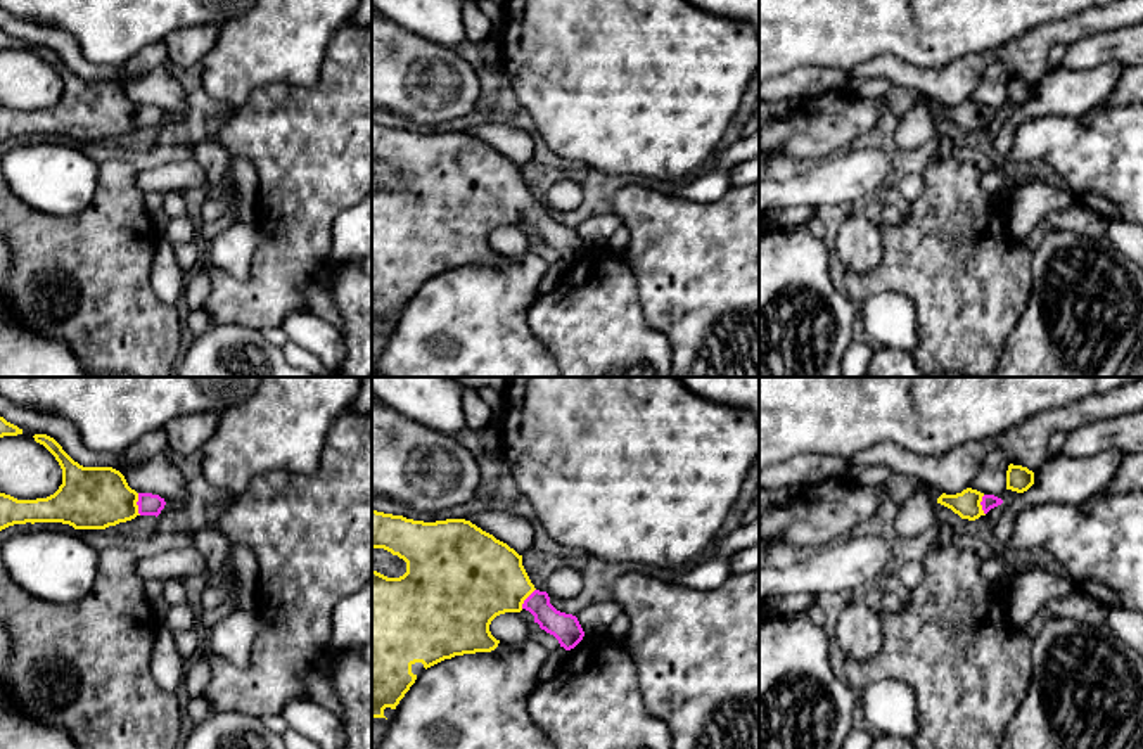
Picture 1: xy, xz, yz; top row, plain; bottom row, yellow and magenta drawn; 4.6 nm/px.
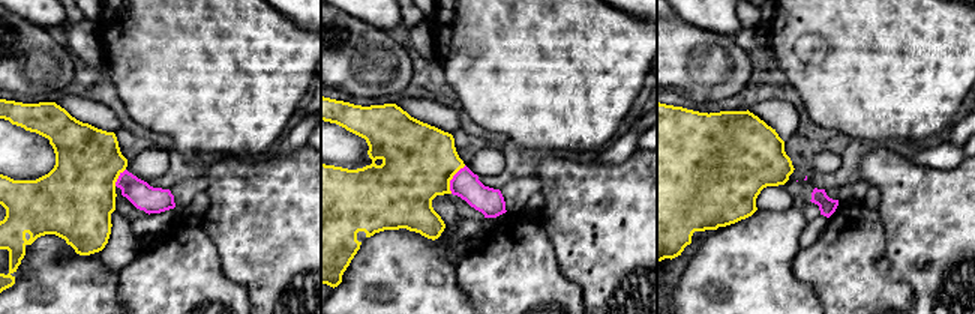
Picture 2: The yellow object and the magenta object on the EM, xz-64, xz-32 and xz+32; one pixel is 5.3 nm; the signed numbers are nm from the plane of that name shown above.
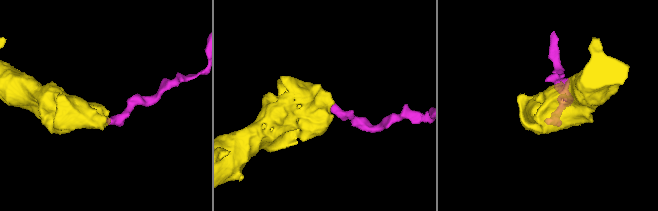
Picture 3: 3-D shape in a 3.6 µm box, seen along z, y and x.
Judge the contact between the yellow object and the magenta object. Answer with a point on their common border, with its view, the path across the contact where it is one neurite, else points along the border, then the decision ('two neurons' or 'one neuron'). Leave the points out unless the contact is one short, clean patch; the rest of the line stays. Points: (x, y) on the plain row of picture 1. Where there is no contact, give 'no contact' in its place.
xy (135, 116) | across xy (90, 109), (135, 116), (149, 116) | one neuron

